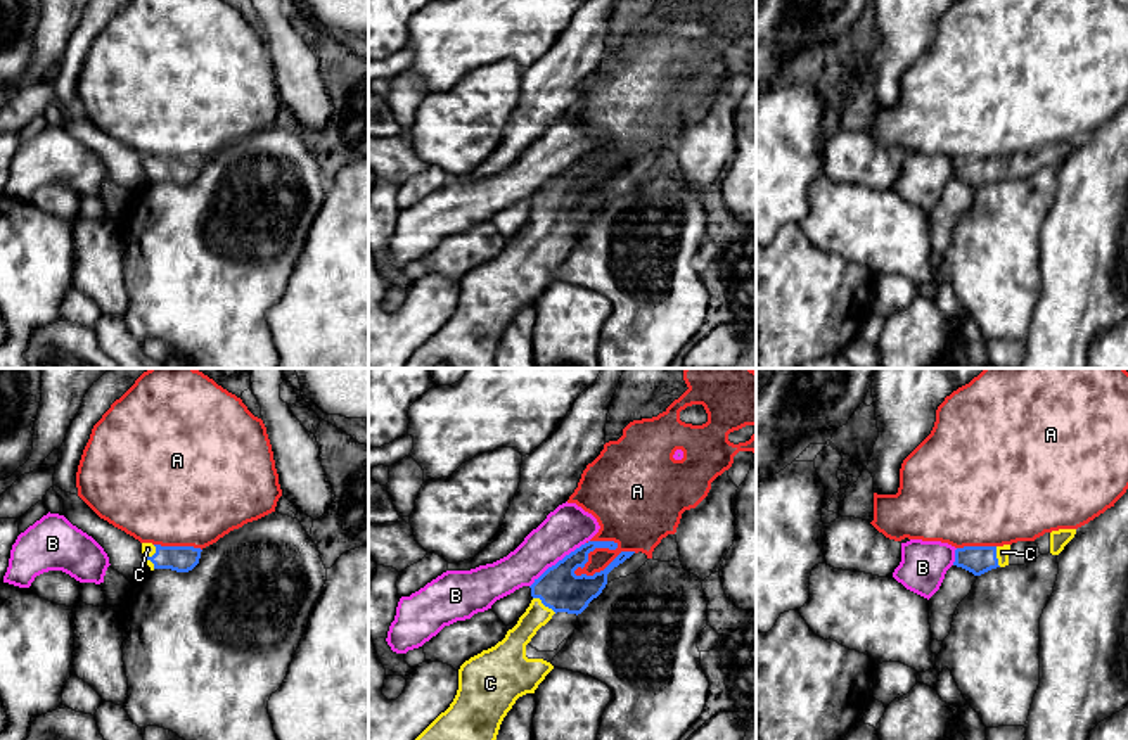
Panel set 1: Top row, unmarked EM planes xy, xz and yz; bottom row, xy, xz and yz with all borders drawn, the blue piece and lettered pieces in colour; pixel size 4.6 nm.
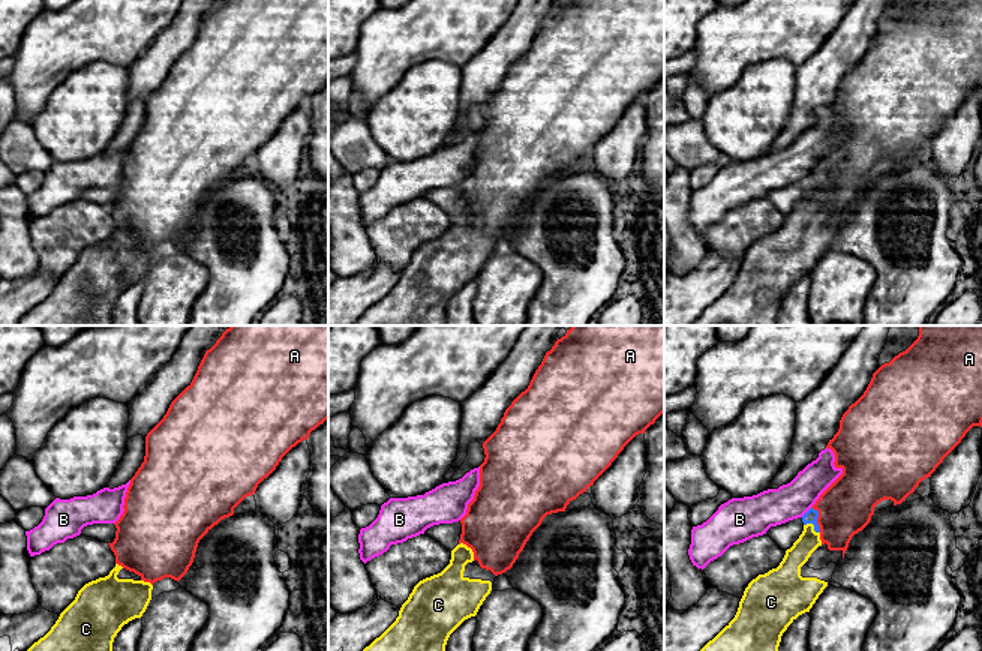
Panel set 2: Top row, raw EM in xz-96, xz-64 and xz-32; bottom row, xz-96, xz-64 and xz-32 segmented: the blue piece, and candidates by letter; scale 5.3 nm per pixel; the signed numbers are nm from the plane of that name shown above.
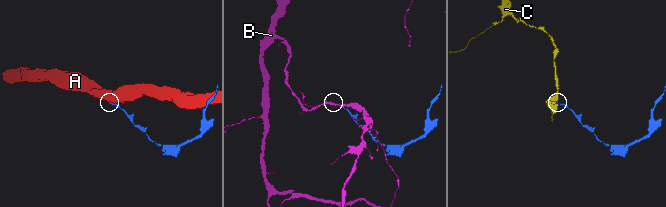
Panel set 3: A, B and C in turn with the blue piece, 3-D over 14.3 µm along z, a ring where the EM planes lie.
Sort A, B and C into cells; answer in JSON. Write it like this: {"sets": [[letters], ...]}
{"sets": [["A"], ["B"], ["C"]]}

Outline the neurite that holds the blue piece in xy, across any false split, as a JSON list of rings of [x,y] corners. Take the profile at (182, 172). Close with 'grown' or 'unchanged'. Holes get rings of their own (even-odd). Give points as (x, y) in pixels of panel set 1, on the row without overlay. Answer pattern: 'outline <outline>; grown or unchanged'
outline [[[142,156],[142,166],[151,183],[171,182],[176,185],[189,185],[199,176],[201,164],[201,161],[194,159],[161,159]]]; grown

